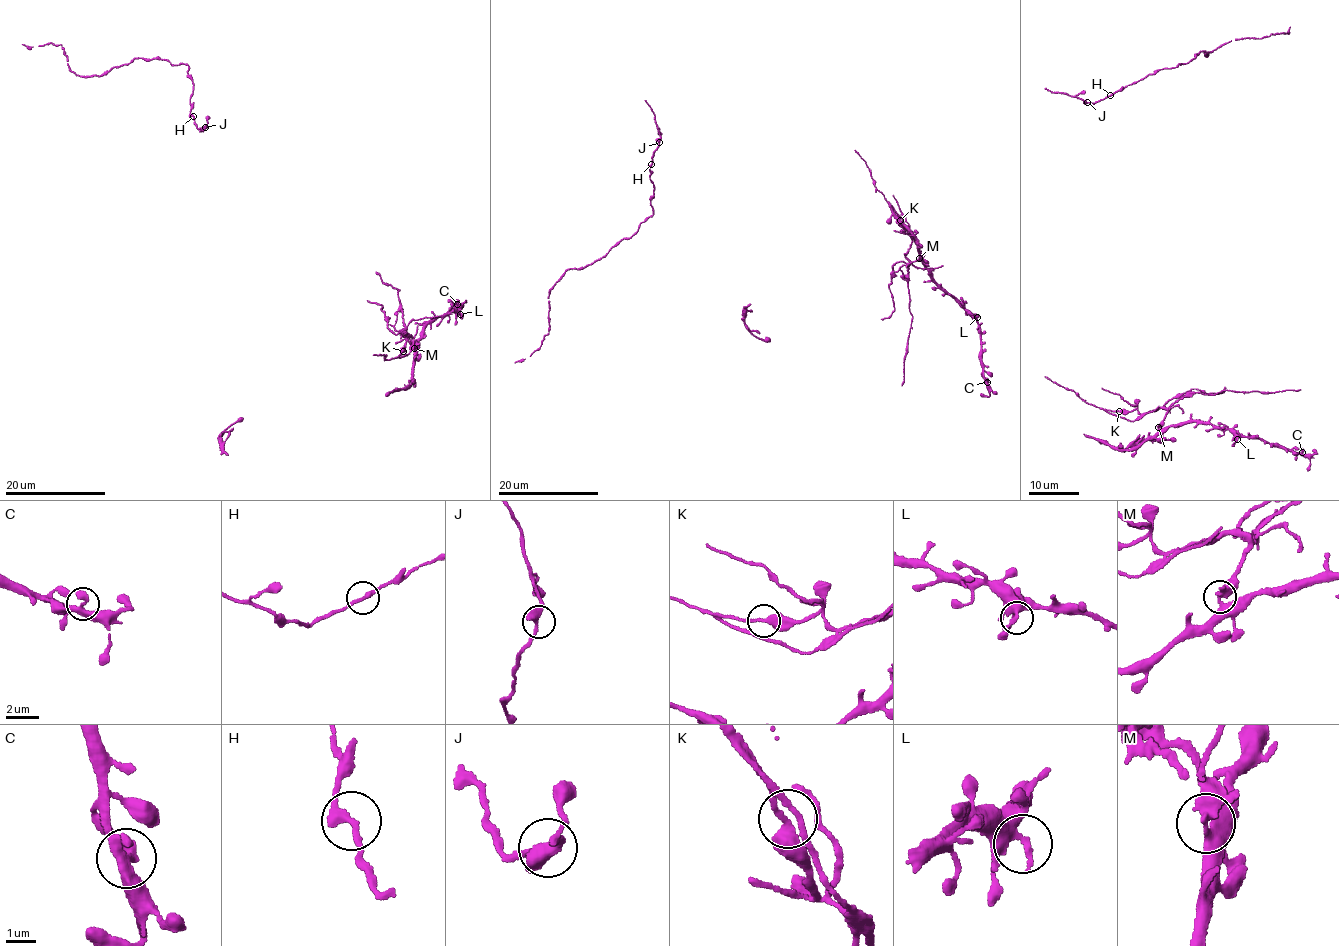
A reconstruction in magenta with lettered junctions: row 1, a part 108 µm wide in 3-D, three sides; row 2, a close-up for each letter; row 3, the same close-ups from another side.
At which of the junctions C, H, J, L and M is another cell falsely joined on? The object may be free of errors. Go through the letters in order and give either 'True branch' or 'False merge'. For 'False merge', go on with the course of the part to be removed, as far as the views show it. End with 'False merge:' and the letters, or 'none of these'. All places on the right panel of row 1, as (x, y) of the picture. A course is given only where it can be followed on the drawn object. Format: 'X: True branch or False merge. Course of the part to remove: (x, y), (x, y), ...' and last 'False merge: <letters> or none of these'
C: True branch
H: True branch
J: True branch
L: True branch
M: False merge. Course of the part to remove: (1158, 427), (1175, 402), (1195, 393), (1300, 389)
False merge: M

